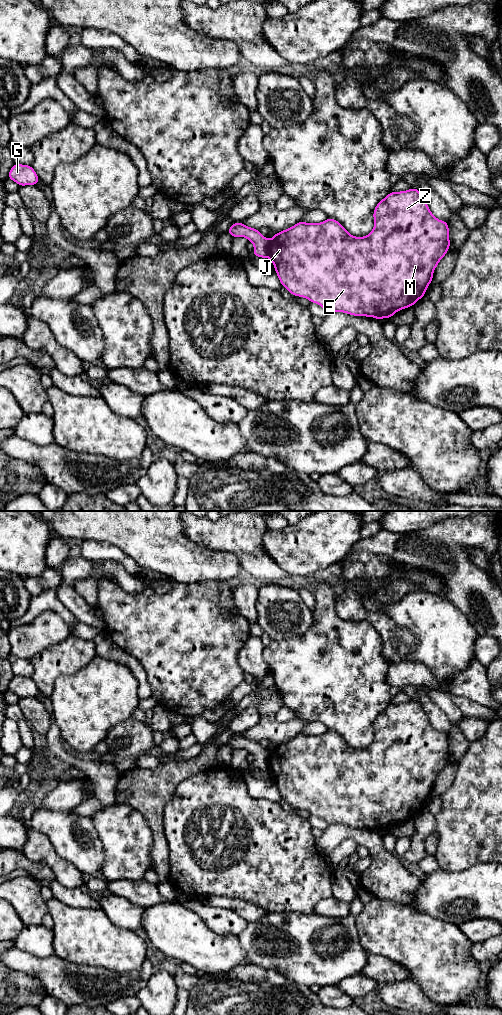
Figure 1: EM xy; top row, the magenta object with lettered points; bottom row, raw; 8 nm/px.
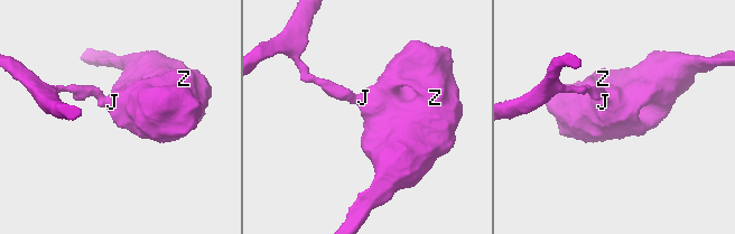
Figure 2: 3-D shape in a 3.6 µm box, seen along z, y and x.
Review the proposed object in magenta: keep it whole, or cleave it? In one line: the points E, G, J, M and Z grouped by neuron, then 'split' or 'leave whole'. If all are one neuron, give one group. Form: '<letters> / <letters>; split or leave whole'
E J M Z / G; split

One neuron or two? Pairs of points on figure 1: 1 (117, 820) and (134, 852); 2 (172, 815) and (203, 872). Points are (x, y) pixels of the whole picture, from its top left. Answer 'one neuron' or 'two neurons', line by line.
1: one neuron
2: one neuron

